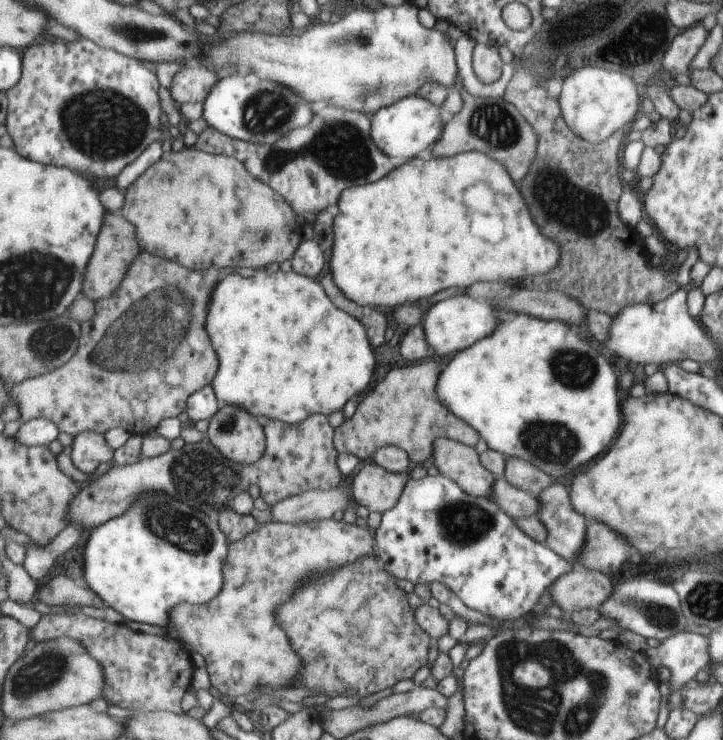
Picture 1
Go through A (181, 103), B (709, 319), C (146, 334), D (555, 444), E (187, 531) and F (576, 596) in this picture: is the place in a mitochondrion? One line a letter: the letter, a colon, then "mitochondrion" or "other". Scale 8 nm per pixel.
A: other
B: other
C: mitochondrion
D: mitochondrion
E: mitochondrion
F: other

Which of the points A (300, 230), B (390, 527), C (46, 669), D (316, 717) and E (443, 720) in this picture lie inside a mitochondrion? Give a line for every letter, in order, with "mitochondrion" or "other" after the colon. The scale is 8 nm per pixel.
A: other
B: other
C: mitochondrion
D: other
E: other

